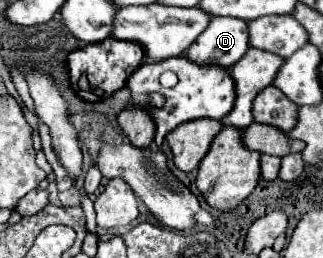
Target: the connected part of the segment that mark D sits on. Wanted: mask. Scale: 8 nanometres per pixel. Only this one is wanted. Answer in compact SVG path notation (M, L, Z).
M212 17L198 41L186 49L184 57L198 65L218 65L230 69L248 51L248 25L232 17Z

